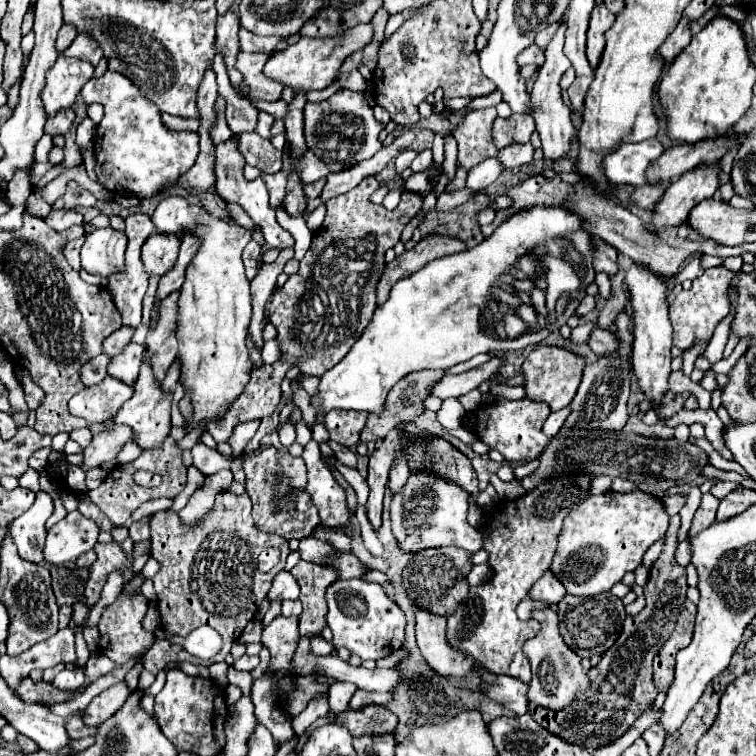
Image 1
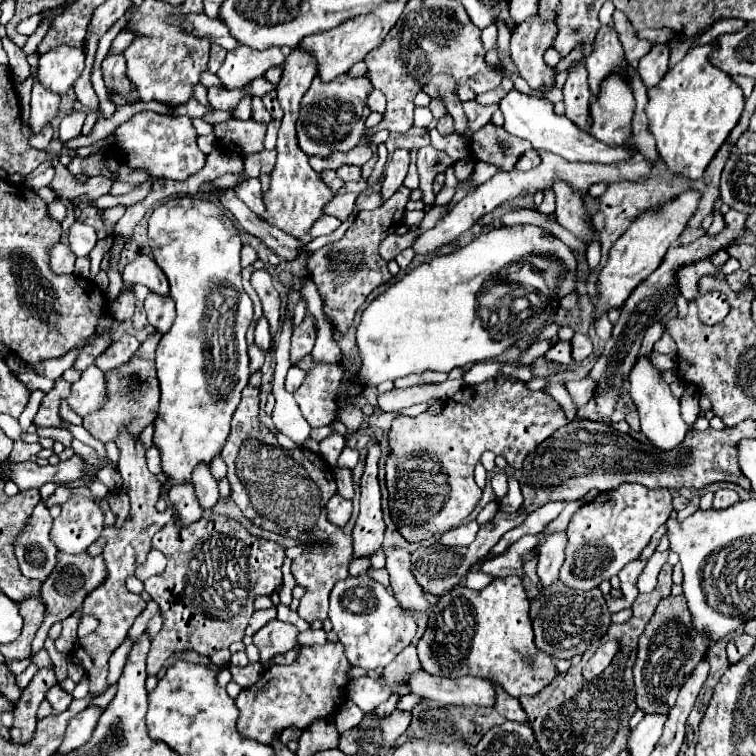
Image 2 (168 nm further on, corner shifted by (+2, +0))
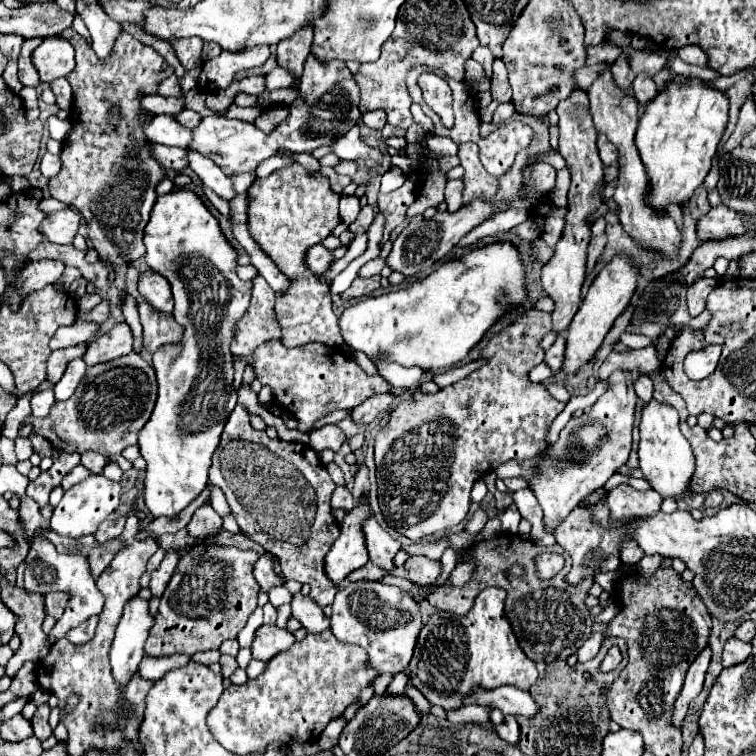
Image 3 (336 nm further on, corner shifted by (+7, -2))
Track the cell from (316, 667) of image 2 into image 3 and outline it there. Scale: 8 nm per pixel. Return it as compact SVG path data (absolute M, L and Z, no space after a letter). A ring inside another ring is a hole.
M331 629L323 633L309 633L305 639L295 641L289 649L277 653L267 661L265 671L243 685L231 685L223 691L217 705L207 715L207 725L213 737L231 753L247 755L247 753L265 753L265 747L273 741L281 741L283 745L307 743L315 741L329 721L343 715L349 705L365 705L373 697L373 681L381 673L371 667L367 651L359 645L347 645L339 641Z

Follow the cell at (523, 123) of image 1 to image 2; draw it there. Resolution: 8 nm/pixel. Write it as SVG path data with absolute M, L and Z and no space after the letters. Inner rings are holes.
M488 123L486 127L482 127L480 131L476 131L472 135L470 149L472 149L472 153L476 153L478 161L494 163L502 171L512 171L518 157L524 151L532 149L532 145L520 137L508 135L504 127L496 127L494 123ZM500 141L506 141L508 149L504 149L500 145Z

